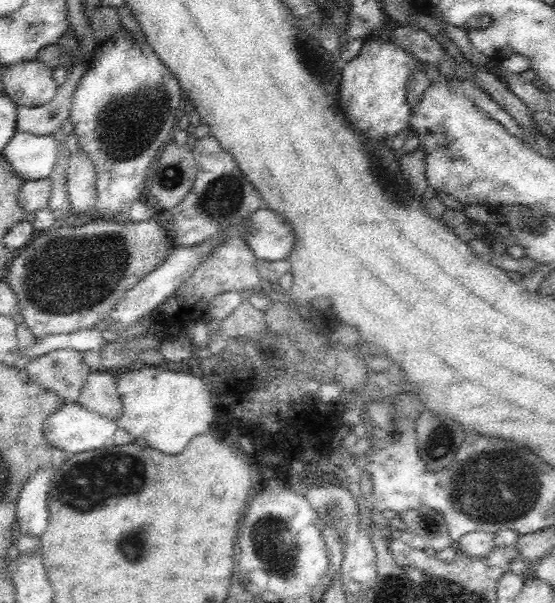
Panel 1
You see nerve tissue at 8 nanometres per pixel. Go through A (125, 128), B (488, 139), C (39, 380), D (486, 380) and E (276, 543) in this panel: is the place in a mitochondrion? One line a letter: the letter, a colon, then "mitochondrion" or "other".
A: mitochondrion
B: other
C: other
D: other
E: mitochondrion

